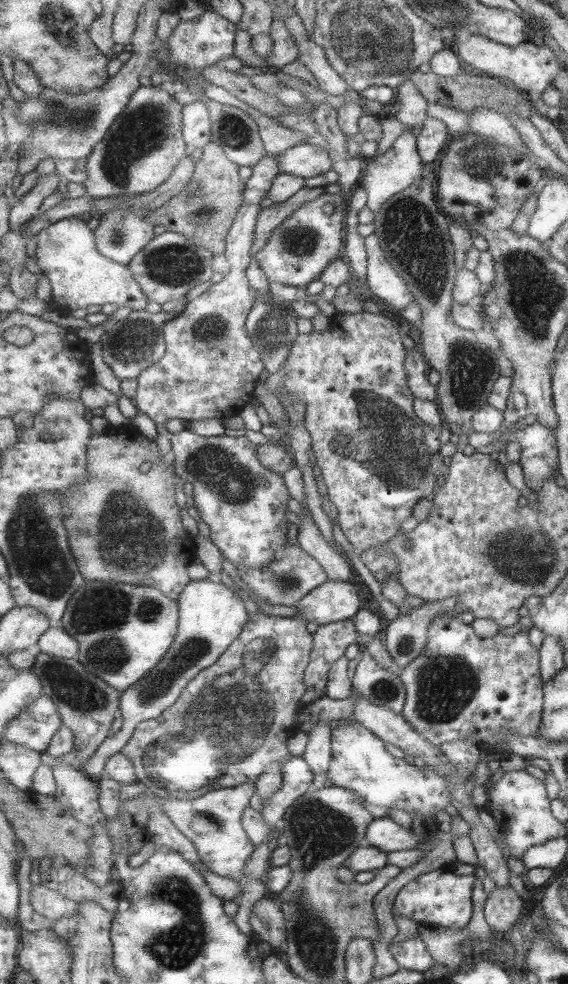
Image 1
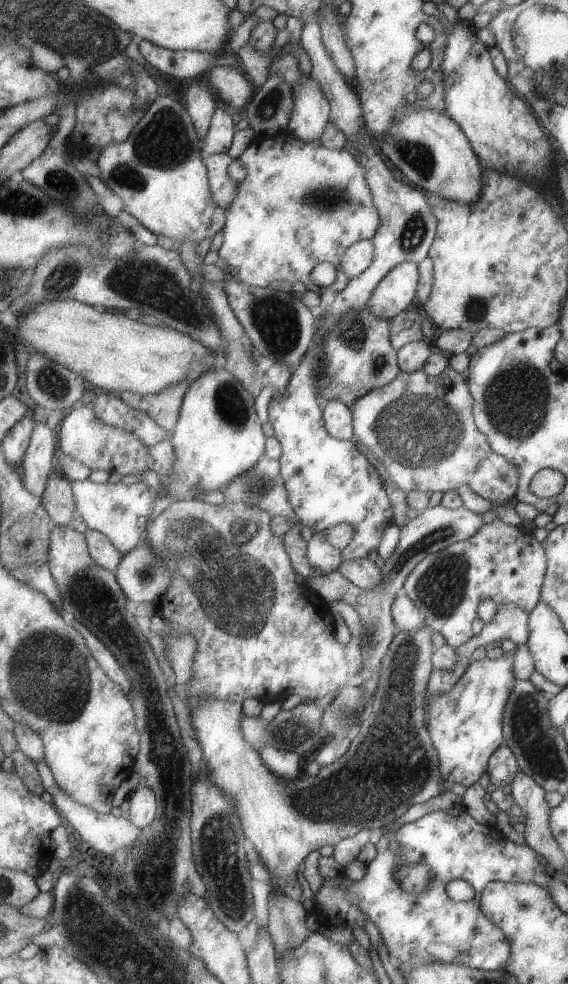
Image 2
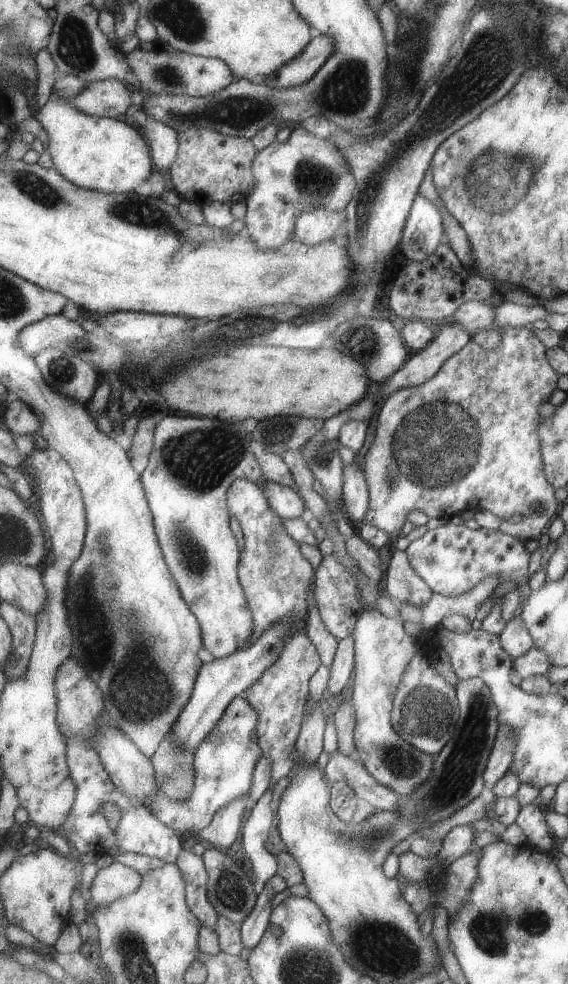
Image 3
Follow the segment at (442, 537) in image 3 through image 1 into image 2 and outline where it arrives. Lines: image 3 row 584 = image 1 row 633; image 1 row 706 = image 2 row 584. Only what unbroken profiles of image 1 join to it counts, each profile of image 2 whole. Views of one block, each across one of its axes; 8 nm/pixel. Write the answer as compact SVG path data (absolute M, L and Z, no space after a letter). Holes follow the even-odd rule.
M497 518L485 523L475 536L427 556L411 571L405 581L403 593L418 604L431 630L439 632L447 643L459 648L474 637L473 622L479 616L479 606L485 599L493 599L499 605L511 603L524 608L528 613L535 610L542 601L547 571L548 552L545 544L537 542L531 530L507 524L503 519Z

